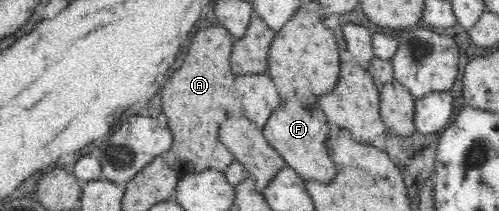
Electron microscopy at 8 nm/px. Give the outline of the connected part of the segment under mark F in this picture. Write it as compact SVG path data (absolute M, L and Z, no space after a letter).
M307 90L301 104L289 104L289 100L281 100L277 108L270 113L262 130L268 143L297 175L304 180L325 183L333 180L337 169L329 154L326 154L325 140L329 138L329 124L316 99L317 96Z

